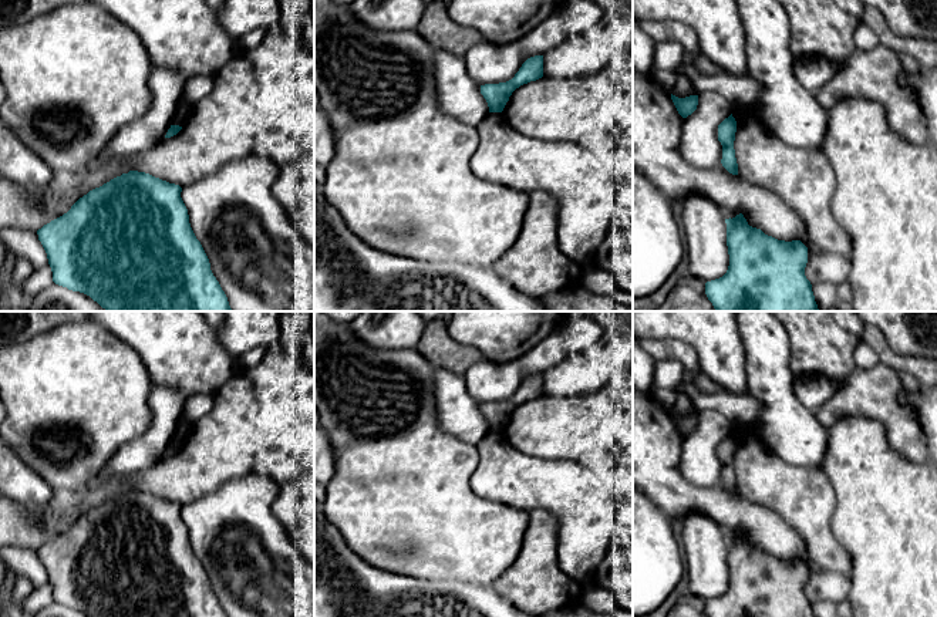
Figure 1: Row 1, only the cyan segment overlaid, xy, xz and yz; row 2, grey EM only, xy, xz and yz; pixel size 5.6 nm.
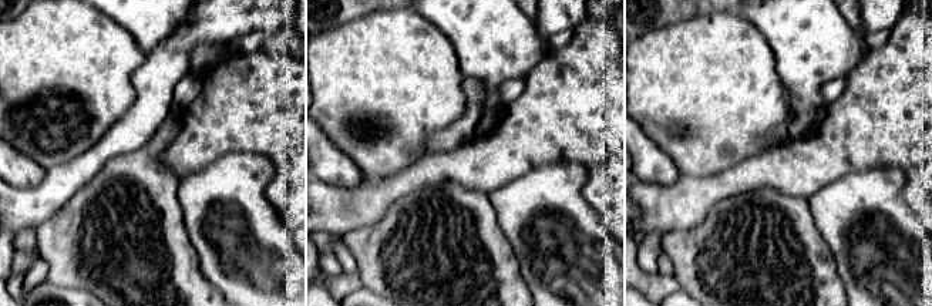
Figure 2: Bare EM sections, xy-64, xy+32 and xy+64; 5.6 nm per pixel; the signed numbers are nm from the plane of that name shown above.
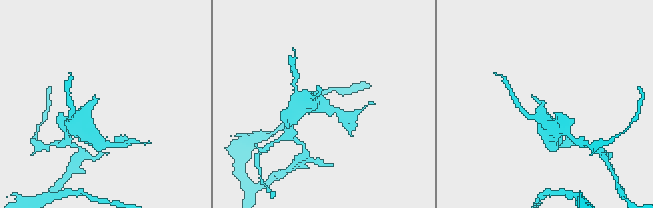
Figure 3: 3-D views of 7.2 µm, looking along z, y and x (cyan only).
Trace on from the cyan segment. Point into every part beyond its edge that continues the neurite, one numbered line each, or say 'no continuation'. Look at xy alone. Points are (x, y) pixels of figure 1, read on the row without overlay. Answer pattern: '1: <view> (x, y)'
no continuation

